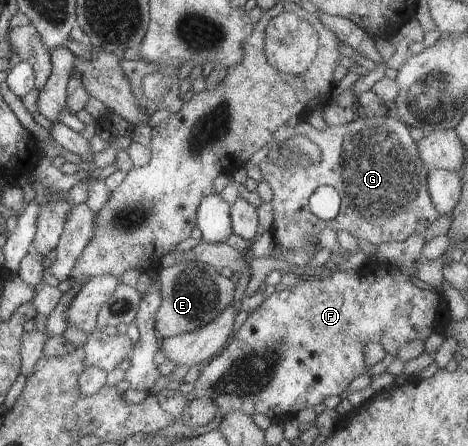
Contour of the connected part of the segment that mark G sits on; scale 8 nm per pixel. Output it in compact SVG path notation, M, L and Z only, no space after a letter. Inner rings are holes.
M381 112L352 120L344 126L326 126L318 130L302 120L295 127L282 125L273 134L273 140L269 146L279 141L290 138L290 134L307 136L317 148L320 154L314 162L303 163L302 167L278 167L268 160L259 163L263 179L270 185L273 192L273 221L270 232L275 240L286 250L293 251L302 248L305 243L313 243L320 250L318 236L324 228L331 228L336 232L346 230L356 238L366 239L376 246L384 243L404 242L410 235L422 235L428 226L439 218L440 214L432 202L427 188L427 176L429 170L420 158L417 142L410 135L410 127L398 119L395 114L382 114ZM322 185L335 188L341 196L342 206L340 212L333 218L323 221L315 217L308 208L309 198L312 193Z

